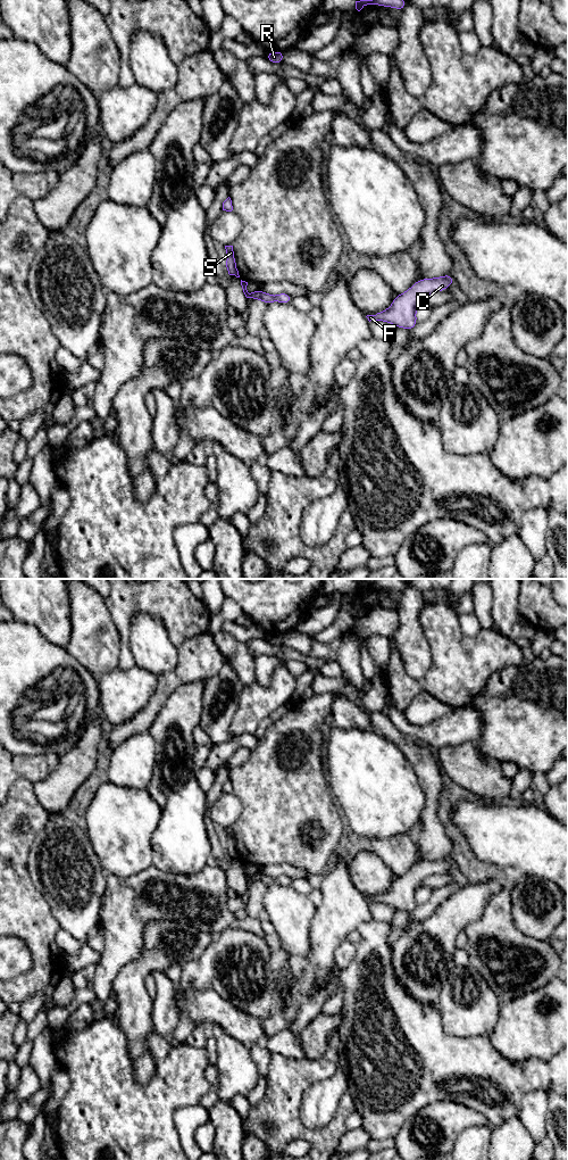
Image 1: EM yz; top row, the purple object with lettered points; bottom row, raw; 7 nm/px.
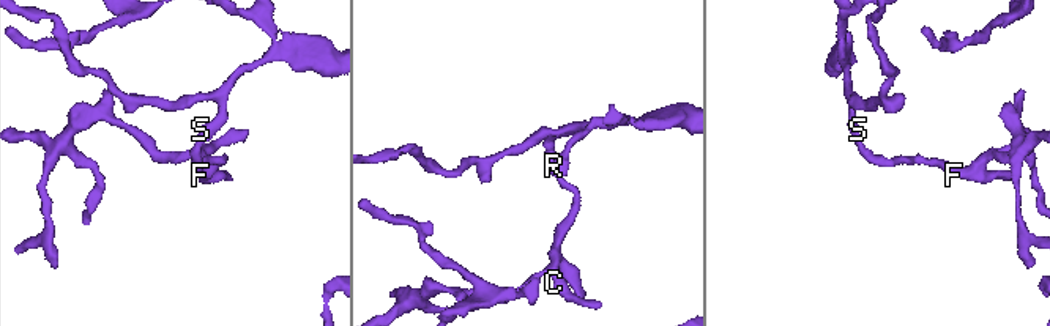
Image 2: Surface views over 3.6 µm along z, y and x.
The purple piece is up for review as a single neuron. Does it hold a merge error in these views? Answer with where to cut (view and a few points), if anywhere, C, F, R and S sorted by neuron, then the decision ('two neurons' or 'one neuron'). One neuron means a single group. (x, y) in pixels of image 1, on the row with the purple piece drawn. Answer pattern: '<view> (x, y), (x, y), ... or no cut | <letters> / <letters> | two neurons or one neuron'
yz (237, 273), (234, 274) | C F / R S | two neurons

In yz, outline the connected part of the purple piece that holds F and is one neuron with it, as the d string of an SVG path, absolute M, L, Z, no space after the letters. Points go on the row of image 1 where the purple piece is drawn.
M450 274L436 279L421 279L409 290L396 296L389 309L366 317L369 322L384 321L411 330L418 324L416 309L419 301L429 293L446 290L451 283L456 283L456 280Z

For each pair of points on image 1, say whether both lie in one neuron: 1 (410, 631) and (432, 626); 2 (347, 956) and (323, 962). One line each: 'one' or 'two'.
1: two
2: two

